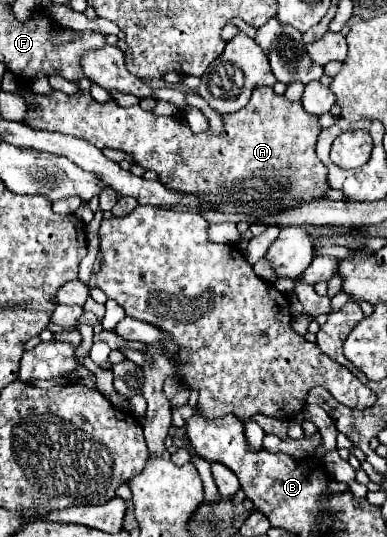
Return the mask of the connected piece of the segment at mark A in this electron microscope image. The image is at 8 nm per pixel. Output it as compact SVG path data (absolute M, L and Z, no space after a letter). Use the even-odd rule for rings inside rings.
M273 87L255 89L243 109L223 115L223 129L219 133L209 129L193 133L179 115L159 117L143 111L139 105L121 107L115 99L97 103L83 91L75 95L61 91L51 95L33 93L23 123L33 129L85 139L99 149L111 147L129 153L137 165L155 171L167 189L203 197L203 201L219 205L215 209L219 213L267 217L267 213L291 209L299 201L327 197L331 189L327 185L327 167L315 155L315 143L321 133L319 117L307 113L301 101L287 101L283 95L277 95ZM229 205L239 207L239 211L227 211Z

